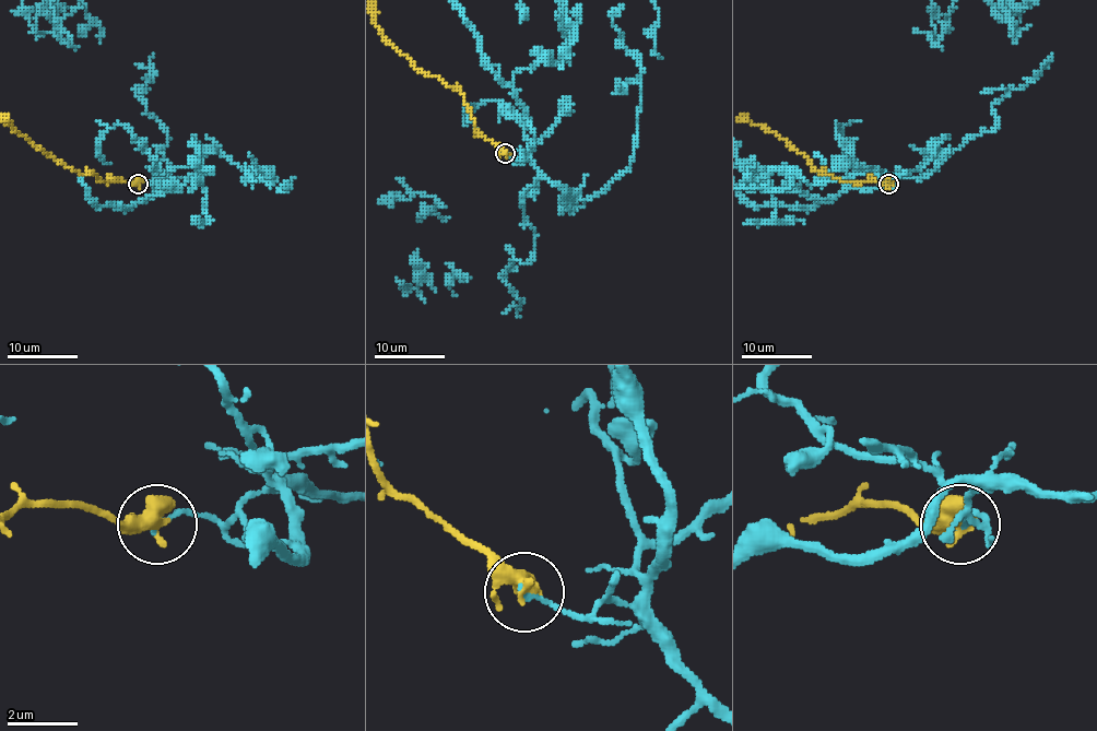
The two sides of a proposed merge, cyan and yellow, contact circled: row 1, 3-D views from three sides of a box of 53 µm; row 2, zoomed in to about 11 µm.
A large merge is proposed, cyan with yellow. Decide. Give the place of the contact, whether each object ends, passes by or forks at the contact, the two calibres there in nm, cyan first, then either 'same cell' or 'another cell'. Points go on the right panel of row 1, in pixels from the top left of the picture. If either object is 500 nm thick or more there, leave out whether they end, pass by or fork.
at (888, 184); cyan ends there; yellow passes by; 170 nm thick on the cyan side, 440 nm on the other; another cell

